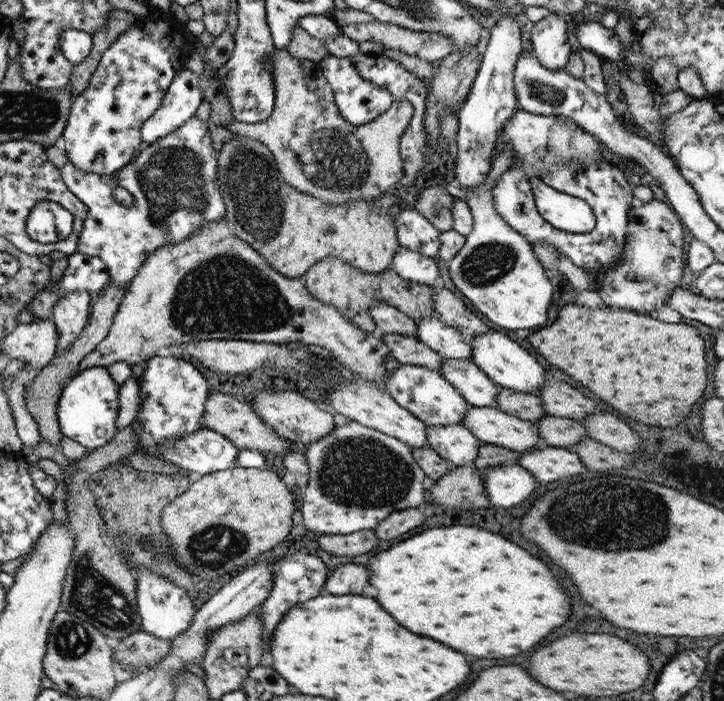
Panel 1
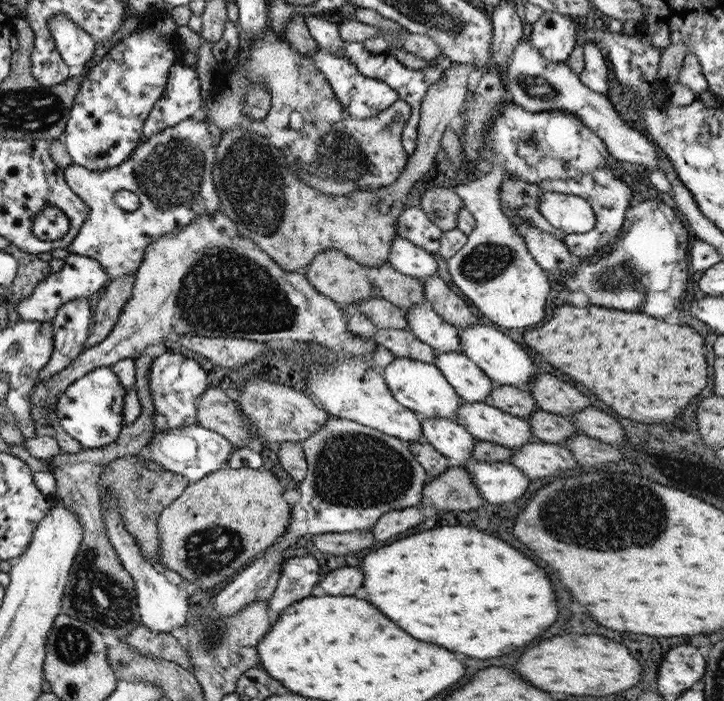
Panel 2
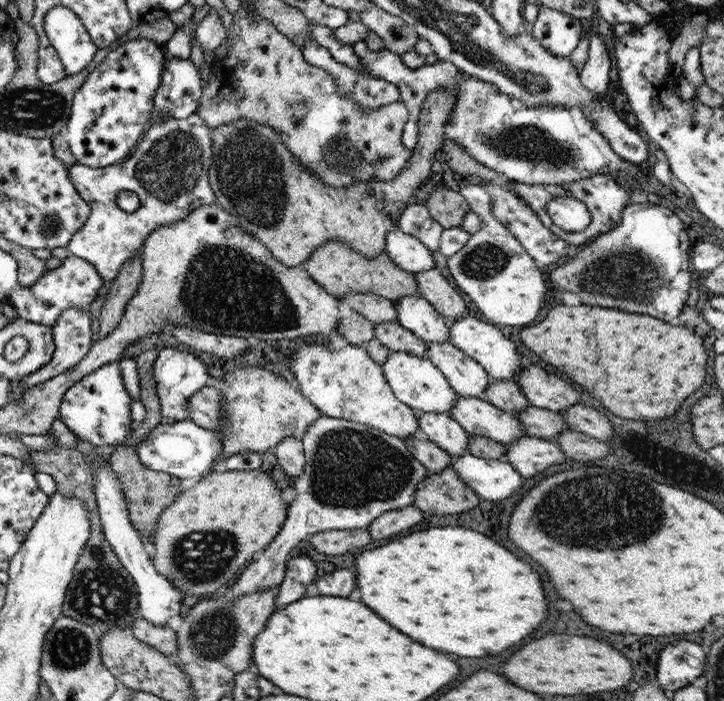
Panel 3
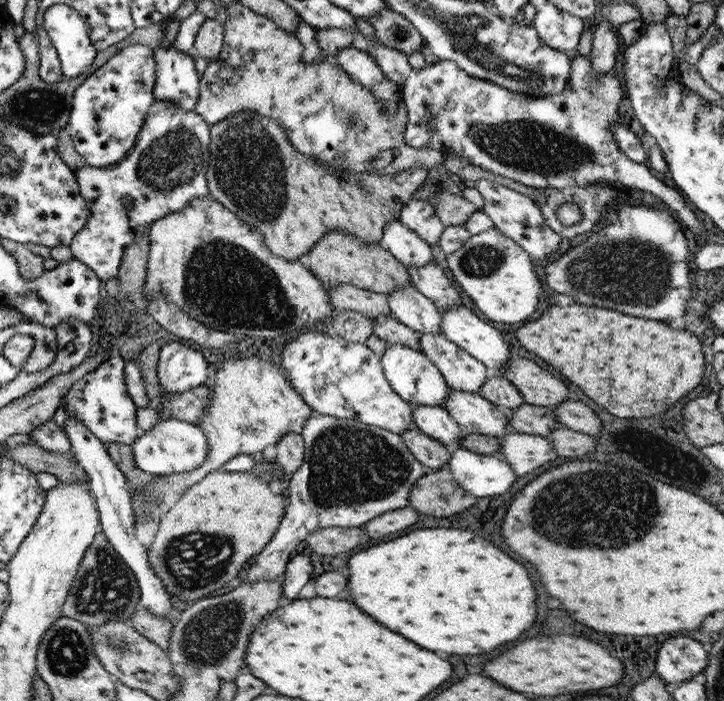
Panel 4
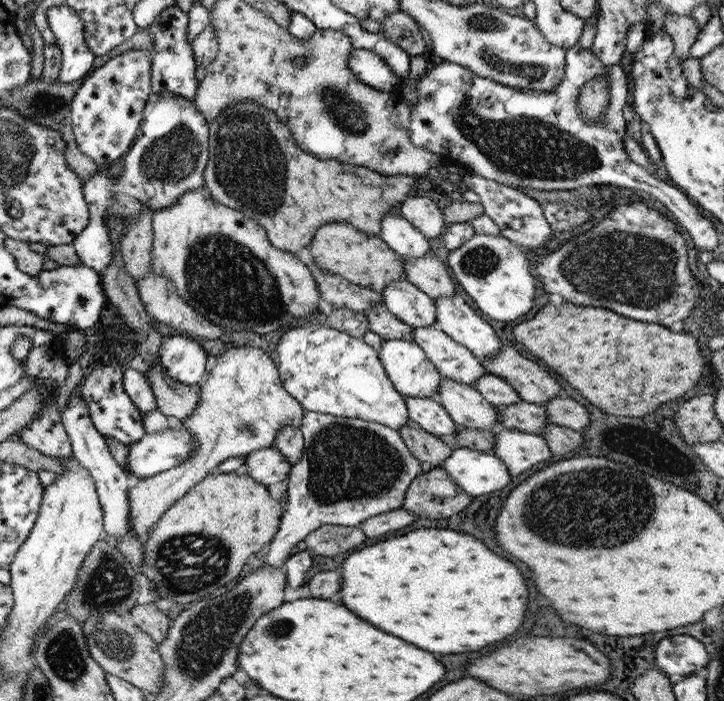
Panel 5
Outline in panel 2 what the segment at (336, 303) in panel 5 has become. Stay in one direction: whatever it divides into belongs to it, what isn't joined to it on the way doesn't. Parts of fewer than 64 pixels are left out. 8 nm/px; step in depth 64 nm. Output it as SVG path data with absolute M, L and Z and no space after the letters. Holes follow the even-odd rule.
M371 299L359 302L357 310L373 324L375 329L396 329L408 331L404 310L391 305L382 299Z

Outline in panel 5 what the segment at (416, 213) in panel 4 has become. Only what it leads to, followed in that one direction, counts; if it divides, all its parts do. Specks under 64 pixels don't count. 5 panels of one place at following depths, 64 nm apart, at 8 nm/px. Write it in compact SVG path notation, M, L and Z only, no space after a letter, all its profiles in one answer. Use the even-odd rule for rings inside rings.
M413 194L407 197L400 206L400 214L427 240L439 236L439 232L445 228L441 211L426 196Z

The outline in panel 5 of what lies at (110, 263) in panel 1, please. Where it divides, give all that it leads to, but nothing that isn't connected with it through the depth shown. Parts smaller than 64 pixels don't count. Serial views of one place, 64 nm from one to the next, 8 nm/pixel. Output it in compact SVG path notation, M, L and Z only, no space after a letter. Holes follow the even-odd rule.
M151 92L149 94L141 112L141 122L139 122L135 138L129 150L121 157L123 160L121 171L117 175L111 175L111 173L107 173L107 169L100 167L95 173L89 175L81 185L83 198L88 208L88 221L85 228L75 235L70 244L82 265L102 276L110 266L111 260L114 259L113 245L109 241L111 237L107 234L109 227L107 227L105 216L109 220L111 218L119 220L125 227L125 224L129 224L129 219L137 222L137 218L141 214L141 204L147 206L149 212L153 213L155 210L171 206L185 192L191 192L191 190L197 190L197 188L204 186L202 172L209 160L207 134L207 121L202 114L199 114L193 101L187 102L185 98L181 98L177 94L167 94L167 92Z

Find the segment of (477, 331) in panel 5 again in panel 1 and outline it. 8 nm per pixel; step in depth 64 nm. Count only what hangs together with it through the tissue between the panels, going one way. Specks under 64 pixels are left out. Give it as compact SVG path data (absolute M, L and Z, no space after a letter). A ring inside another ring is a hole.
M489 330L485 334L481 332L479 336L475 336L469 345L471 345L471 362L478 366L479 370L483 371L483 374L486 374L487 378L490 378L499 388L529 395L541 391L541 386L545 382L543 366L535 360L533 354L519 348L507 336L499 334L497 330Z

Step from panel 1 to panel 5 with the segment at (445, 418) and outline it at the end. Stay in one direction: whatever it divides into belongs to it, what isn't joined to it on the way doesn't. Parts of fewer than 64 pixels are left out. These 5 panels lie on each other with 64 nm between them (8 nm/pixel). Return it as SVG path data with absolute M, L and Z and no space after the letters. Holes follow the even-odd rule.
M382 340L378 359L389 382L402 398L412 397L437 400L441 376L435 365L427 360L419 345L405 340Z

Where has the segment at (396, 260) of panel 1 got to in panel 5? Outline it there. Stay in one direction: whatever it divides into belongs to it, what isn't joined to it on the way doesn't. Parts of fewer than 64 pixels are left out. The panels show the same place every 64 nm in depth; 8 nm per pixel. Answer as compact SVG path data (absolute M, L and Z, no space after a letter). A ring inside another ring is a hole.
M387 212L379 222L378 237L401 259L421 259L429 254L427 239L400 212Z

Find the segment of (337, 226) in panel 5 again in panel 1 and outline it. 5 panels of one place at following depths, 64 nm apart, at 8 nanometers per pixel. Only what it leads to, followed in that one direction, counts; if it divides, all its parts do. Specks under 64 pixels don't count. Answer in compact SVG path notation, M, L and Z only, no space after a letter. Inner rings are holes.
M326 257L311 266L311 269L307 270L303 276L303 280L305 280L304 288L311 299L335 308L347 321L353 319L356 314L365 312L377 302L393 306L411 318L415 324L424 317L431 317L432 314L436 316L433 310L432 290L427 286L404 280L390 268L379 275L367 275L354 270L342 260Z

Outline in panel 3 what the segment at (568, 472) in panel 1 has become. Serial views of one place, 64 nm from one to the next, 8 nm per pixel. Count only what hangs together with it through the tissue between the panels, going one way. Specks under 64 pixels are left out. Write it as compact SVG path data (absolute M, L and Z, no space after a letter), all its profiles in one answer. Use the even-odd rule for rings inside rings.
M523 436L505 446L502 457L524 479L565 464L565 455L553 441Z

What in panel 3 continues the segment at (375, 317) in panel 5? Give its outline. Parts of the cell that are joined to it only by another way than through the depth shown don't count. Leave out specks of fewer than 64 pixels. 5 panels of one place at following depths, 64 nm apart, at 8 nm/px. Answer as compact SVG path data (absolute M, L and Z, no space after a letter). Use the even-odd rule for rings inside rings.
M382 323L374 326L374 339L390 351L405 351L417 358L426 358L427 347L409 330L402 328L398 323Z

